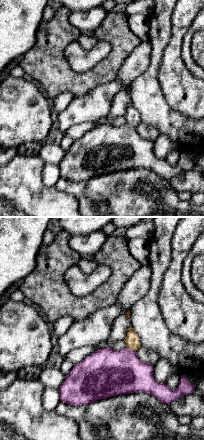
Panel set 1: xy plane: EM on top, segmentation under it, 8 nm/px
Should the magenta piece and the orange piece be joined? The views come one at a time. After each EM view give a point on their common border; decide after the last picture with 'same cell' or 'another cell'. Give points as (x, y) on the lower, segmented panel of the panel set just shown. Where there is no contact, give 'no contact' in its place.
contact (129, 349)

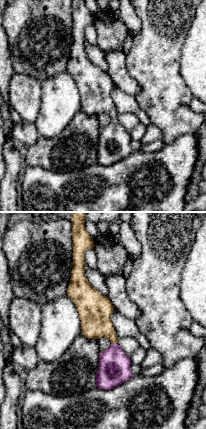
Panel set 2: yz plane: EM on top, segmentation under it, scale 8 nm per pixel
contact (114, 344)

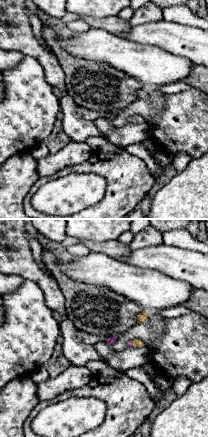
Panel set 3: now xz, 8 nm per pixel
contact (131, 344)

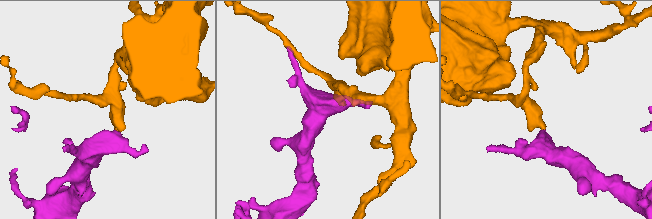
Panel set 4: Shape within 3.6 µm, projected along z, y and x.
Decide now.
same cell

